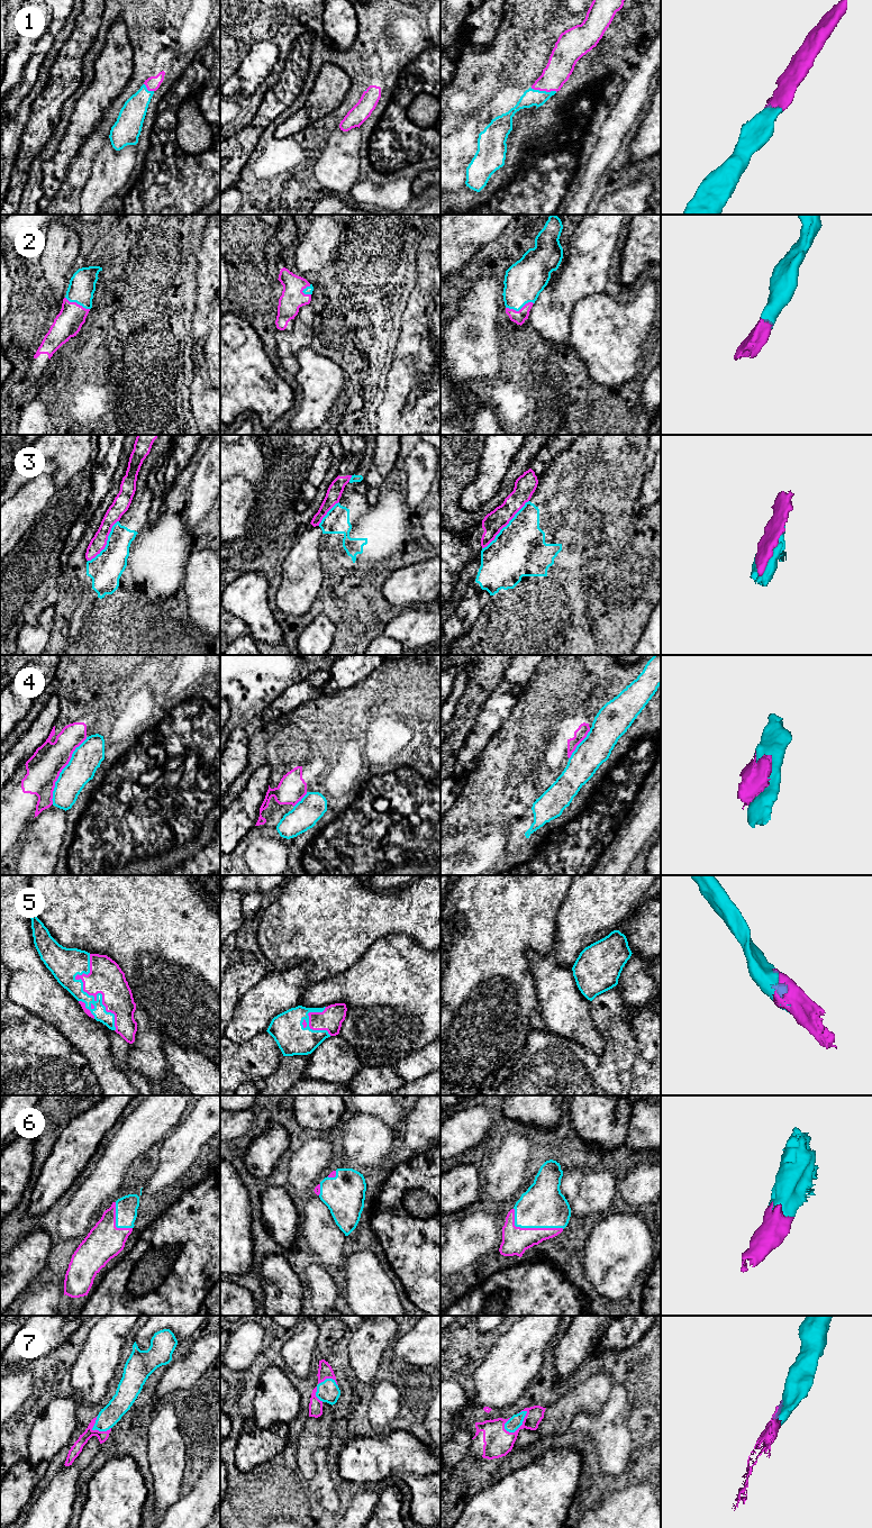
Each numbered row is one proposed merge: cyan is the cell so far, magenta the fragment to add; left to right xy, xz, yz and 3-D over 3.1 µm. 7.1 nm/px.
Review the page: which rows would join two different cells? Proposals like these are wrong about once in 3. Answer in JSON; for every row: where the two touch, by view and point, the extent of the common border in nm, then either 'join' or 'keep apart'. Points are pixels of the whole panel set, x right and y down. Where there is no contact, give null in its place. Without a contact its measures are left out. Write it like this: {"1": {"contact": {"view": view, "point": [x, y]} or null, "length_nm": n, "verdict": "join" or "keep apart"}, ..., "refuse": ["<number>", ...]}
{"1": {"contact": {"view": "yz", "point": [544, 91]}, "length_nm": 190, "verdict": "join"}, "2": {"contact": {"view": "yz", "point": [519, 309]}, "length_nm": 200, "verdict": "join"}, "3": {"contact": {"view": "yz", "point": [507, 525]}, "length_nm": 480, "verdict": "keep apart"}, "4": {"contact": {"view": "xy", "point": [62, 771]}, "length_nm": 550, "verdict": "keep apart"}, "5": {"contact": {"view": "xy", "point": [87, 993]}, "length_nm": 600, "verdict": "join"}, "6": {"contact": {"view": "yz", "point": [530, 1227]}, "length_nm": 380, "verdict": "join"}, "7": {"contact": {"view": "yz", "point": [519, 1426]}, "length_nm": 220, "verdict": "join"}, "refuse": ["3", "4"]}

